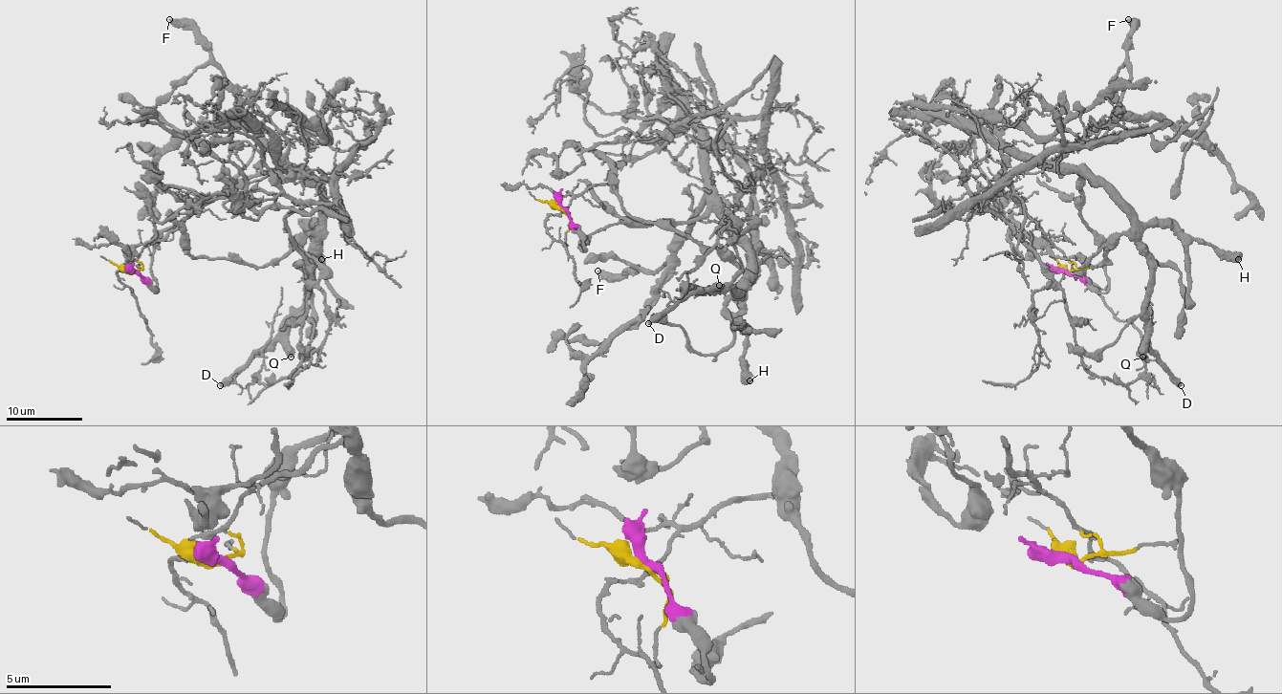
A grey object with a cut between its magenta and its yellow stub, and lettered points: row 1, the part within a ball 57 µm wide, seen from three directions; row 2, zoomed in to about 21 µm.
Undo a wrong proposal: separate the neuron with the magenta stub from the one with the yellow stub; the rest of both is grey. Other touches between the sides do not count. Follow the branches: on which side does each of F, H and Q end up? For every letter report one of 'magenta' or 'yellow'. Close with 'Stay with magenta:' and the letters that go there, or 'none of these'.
F: magenta
H: magenta
Q: magenta
Stay with magenta: F, H, Q

